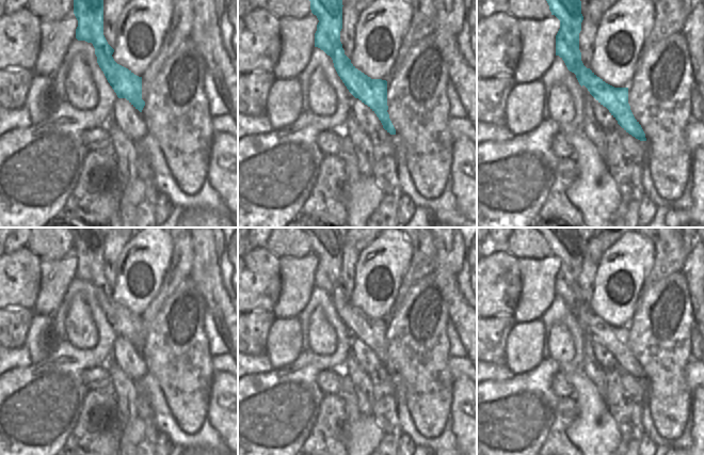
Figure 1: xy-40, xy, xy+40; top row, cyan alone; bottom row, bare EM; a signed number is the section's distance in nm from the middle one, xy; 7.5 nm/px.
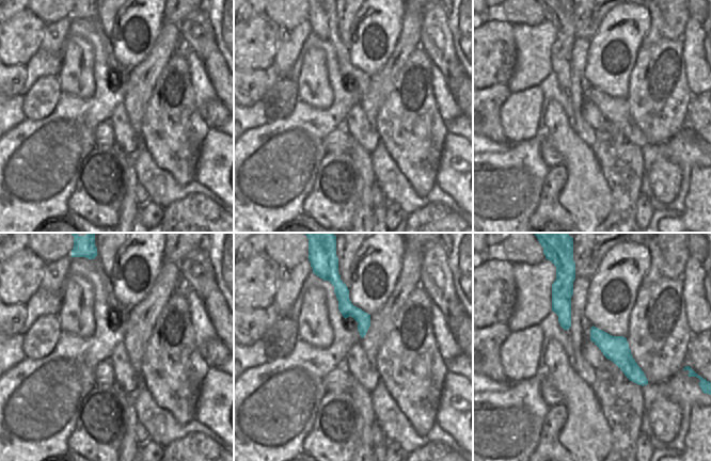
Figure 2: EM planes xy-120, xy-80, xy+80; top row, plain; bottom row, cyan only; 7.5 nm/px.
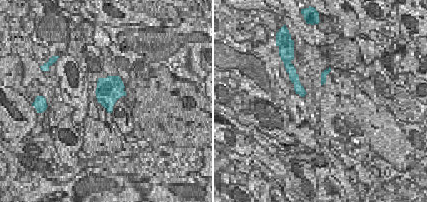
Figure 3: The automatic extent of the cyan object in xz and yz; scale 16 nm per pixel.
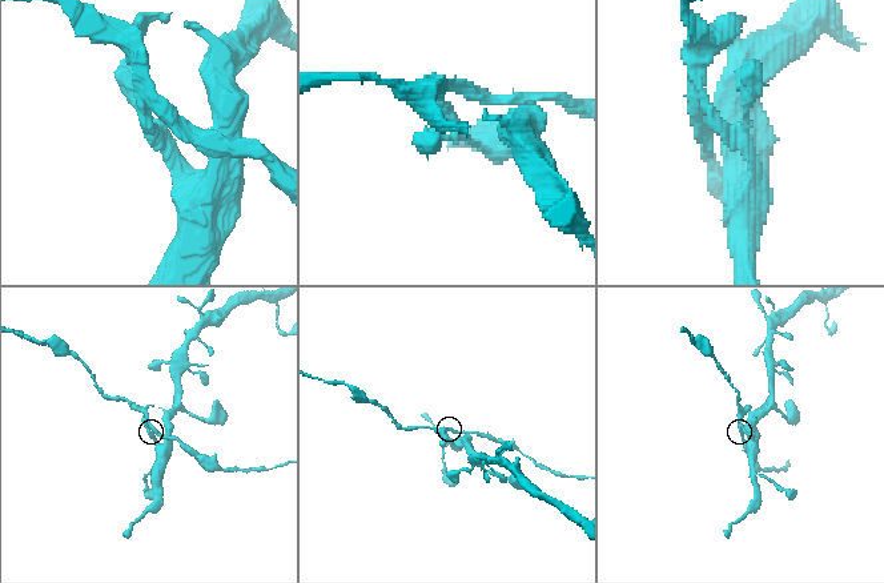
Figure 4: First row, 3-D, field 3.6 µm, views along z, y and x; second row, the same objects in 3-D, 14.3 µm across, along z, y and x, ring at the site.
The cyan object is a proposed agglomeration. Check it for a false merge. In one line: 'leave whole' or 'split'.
split

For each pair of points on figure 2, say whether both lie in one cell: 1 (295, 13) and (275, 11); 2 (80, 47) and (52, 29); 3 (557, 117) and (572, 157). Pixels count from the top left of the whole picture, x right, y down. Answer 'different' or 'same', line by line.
1: same
2: different
3: same

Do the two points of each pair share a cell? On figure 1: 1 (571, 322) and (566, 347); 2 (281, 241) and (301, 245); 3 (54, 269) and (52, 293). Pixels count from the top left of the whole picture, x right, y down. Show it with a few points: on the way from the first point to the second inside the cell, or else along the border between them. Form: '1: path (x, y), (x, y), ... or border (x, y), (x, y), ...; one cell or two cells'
1: border (562, 324), (570, 332), (575, 355); two cells
2: path (286, 241), (296, 242); one cell
3: path (54, 275), (53, 287); one cell

